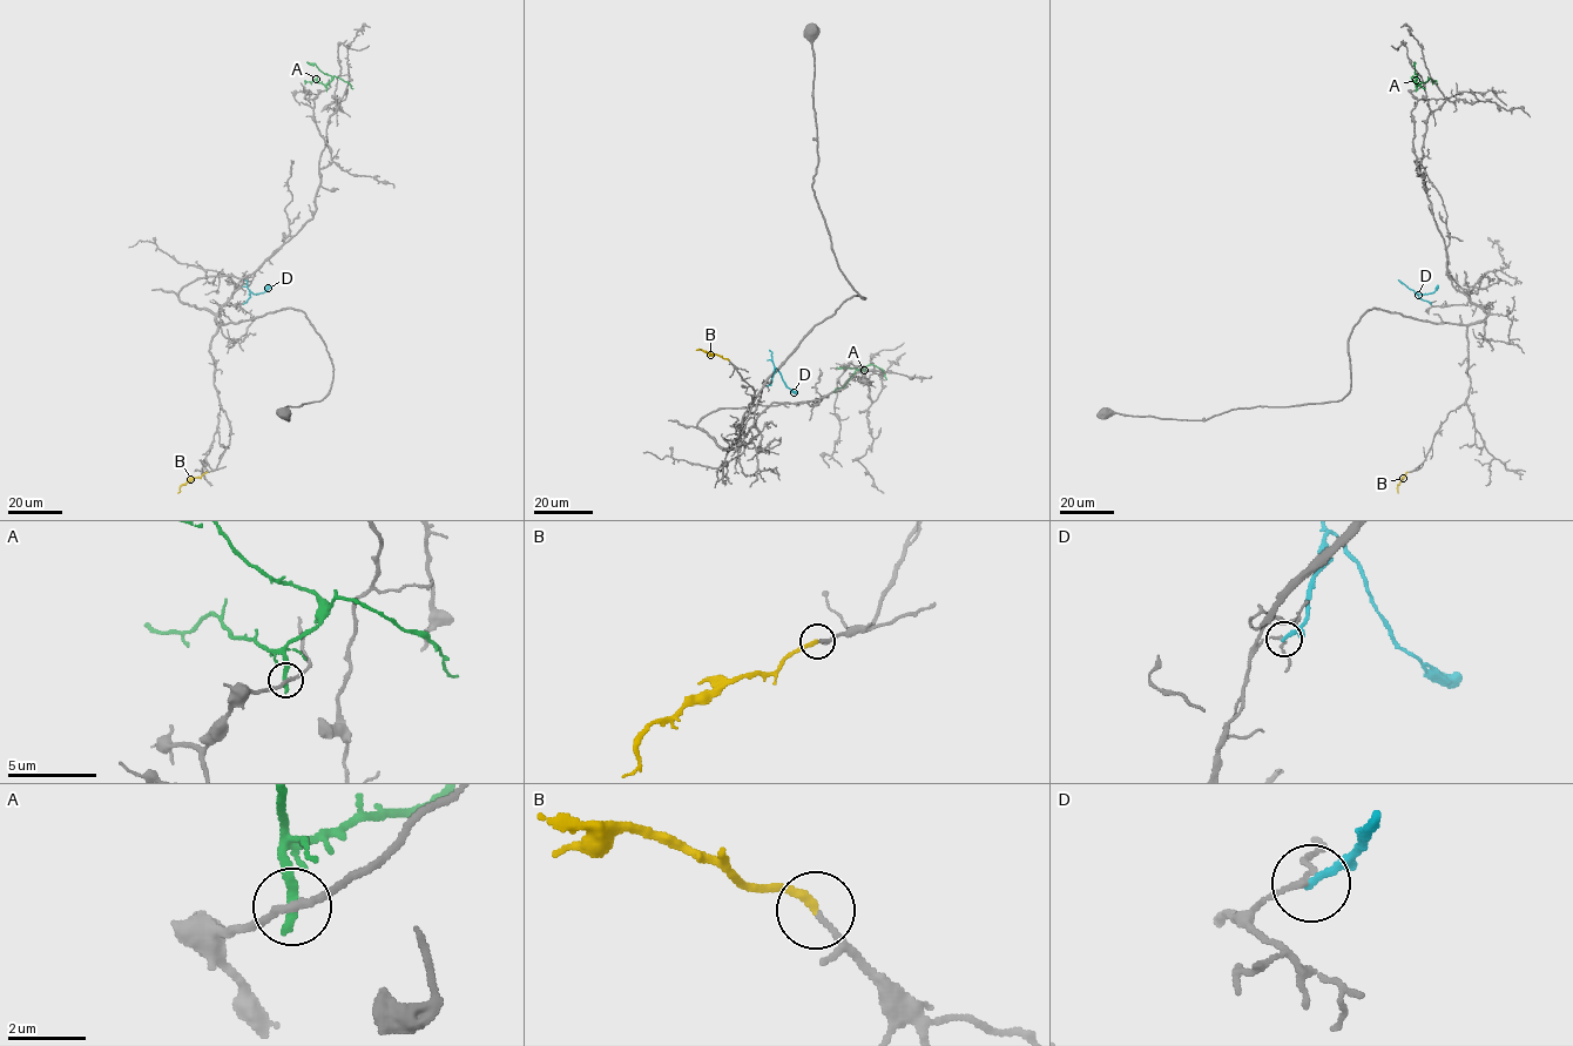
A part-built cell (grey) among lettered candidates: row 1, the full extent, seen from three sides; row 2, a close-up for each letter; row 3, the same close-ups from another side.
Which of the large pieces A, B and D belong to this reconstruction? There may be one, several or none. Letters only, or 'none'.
B

